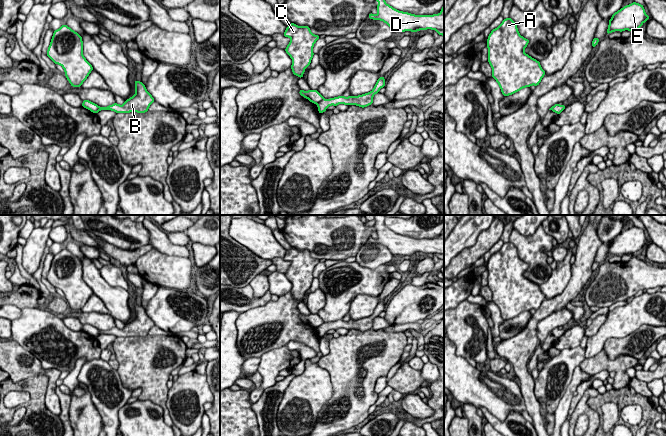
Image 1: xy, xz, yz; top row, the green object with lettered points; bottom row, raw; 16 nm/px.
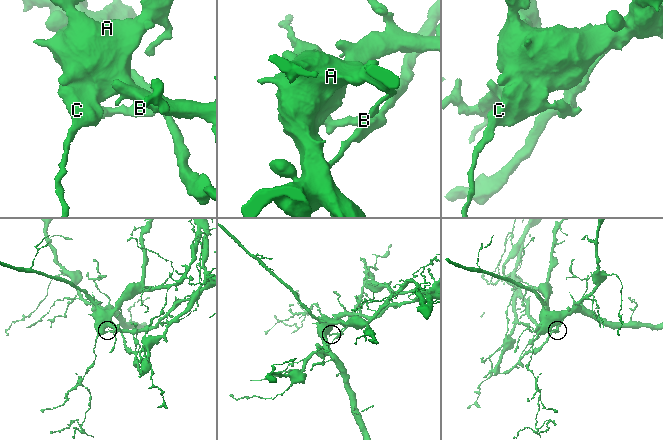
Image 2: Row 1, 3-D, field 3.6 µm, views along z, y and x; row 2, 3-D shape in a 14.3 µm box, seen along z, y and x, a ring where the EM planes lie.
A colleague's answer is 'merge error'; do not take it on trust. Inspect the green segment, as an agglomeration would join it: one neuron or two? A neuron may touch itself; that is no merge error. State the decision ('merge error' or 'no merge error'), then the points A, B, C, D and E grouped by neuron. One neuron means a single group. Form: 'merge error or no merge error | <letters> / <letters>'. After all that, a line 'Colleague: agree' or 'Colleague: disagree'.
merge error | A C D E / B
Colleague: agree

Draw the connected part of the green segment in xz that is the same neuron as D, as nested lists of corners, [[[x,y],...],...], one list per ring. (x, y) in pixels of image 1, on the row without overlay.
[[[375,215],[376,225],[378,226],[376,239],[370,237],[368,241],[373,244],[385,246],[392,255],[404,256],[419,254],[444,254],[444,230],[439,238],[434,239],[414,239],[408,236],[402,236],[388,229],[385,224],[384,215]]]

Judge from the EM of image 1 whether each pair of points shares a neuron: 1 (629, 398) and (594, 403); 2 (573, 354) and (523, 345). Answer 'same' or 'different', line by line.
1: same
2: different

